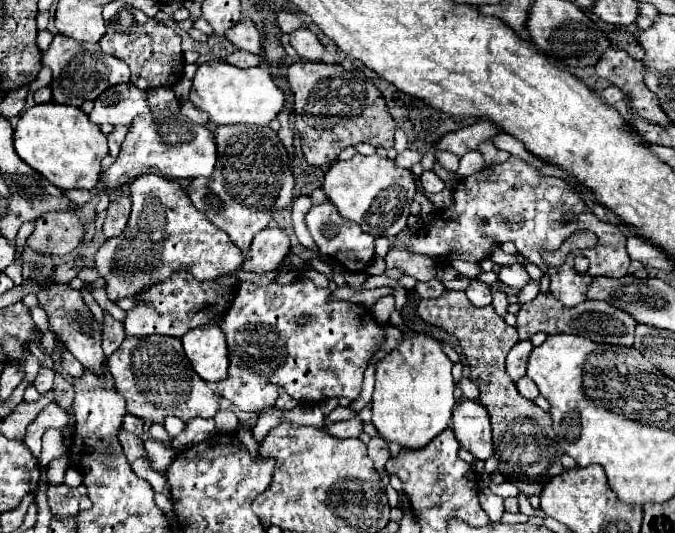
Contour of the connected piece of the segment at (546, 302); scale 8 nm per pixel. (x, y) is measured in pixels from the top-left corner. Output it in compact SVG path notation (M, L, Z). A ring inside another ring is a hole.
M550 292L548 294L538 294L530 302L518 302L520 310L516 314L516 330L520 340L528 340L536 332L544 334L576 334L590 338L594 342L602 344L622 344L622 346L632 346L634 344L634 326L636 320L628 312L614 308L608 302L582 302L578 306L564 306L560 300L556 300Z

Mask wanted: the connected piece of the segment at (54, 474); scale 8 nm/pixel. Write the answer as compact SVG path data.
M62 454L60 458L54 458L50 464L48 464L48 482L50 484L62 484L64 482L64 474L66 470L70 468L70 456L68 454Z

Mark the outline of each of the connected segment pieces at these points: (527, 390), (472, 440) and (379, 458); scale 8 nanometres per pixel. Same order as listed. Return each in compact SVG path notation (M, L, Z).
M522 376L522 378L516 382L516 388L518 388L518 392L520 392L524 398L528 398L528 400L536 400L536 396L540 394L538 388L536 388L536 384L534 384L528 376Z
M464 400L456 404L452 416L452 428L460 444L474 454L476 460L488 460L494 454L492 428L486 408L476 400Z
M380 436L378 438L372 438L368 442L368 456L374 460L374 466L378 472L384 472L384 464L388 462L390 458L390 452L388 452L388 442L382 440Z

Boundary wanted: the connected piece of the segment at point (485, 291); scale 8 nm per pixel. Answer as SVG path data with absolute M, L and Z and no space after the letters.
M470 282L470 286L464 290L466 296L470 298L470 302L474 306L488 306L492 302L492 294L490 294L490 288L482 282Z

